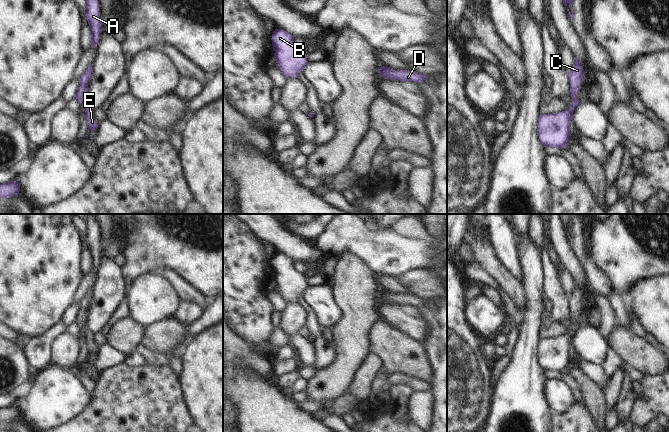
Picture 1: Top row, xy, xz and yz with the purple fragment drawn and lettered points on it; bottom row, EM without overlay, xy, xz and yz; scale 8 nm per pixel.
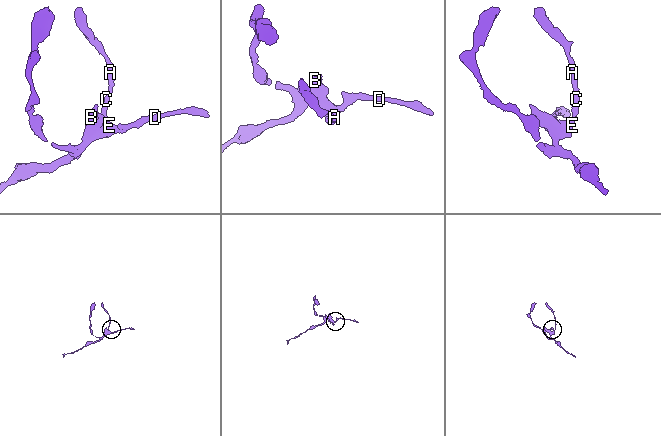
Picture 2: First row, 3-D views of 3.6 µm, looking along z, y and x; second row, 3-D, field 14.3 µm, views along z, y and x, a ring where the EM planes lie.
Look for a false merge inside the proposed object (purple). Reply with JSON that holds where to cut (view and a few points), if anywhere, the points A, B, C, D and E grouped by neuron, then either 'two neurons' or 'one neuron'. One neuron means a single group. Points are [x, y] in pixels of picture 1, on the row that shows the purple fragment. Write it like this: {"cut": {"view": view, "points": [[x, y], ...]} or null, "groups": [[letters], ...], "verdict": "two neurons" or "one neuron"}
{"cut": null, "groups": [["A", "B", "C", "D", "E"]], "verdict": "one neuron"}

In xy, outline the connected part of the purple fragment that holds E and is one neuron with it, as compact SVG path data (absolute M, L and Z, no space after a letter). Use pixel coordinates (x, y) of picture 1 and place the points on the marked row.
M89 65L85 73L80 77L80 84L75 94L75 99L79 103L83 102L85 105L85 120L88 126L86 139L88 139L88 132L90 130L96 130L99 125L98 122L94 118L94 115L93 115L94 110L88 107L85 101L87 90L88 90L88 80L91 78L92 74L93 74L92 65Z

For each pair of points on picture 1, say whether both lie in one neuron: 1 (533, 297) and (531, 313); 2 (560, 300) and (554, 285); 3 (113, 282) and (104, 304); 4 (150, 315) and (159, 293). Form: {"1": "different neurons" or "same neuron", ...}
{"1": "same neuron", "2": "same neuron", "3": "same neuron", "4": "same neuron"}

